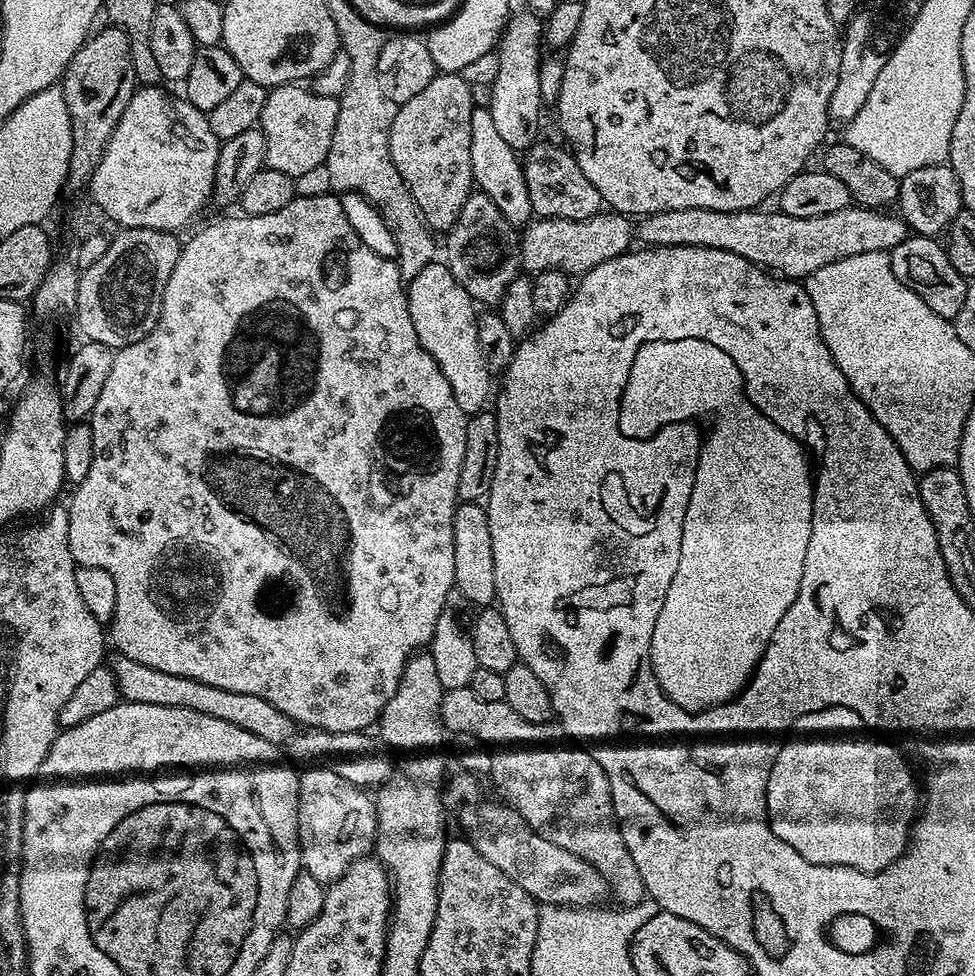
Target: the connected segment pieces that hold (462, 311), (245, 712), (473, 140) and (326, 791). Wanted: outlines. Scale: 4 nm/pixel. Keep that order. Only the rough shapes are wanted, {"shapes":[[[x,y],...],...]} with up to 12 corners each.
{"shapes":[[[444,262],[407,281],[410,322],[464,413],[494,376],[478,308]],[[119,654],[127,703],[198,710],[277,746],[296,721],[258,694],[166,674]],[[475,105],[473,183],[513,228],[533,219],[519,153]],[[319,766],[299,773],[303,871],[325,886],[376,842],[363,788]]]}

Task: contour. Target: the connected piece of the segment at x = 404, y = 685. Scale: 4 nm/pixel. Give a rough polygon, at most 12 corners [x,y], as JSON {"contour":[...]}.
{"contour":[[431,651],[411,656],[380,711],[396,752],[436,748],[445,689]]}

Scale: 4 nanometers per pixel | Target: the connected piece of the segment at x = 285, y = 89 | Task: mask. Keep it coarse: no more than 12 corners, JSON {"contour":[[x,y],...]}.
{"contour":[[295,83],[258,123],[265,165],[293,178],[327,161],[340,109]]}

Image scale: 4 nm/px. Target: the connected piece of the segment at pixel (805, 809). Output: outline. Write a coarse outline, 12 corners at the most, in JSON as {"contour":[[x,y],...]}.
{"contour":[[837,704],[798,718],[766,786],[789,842],[903,853],[922,804]]}

